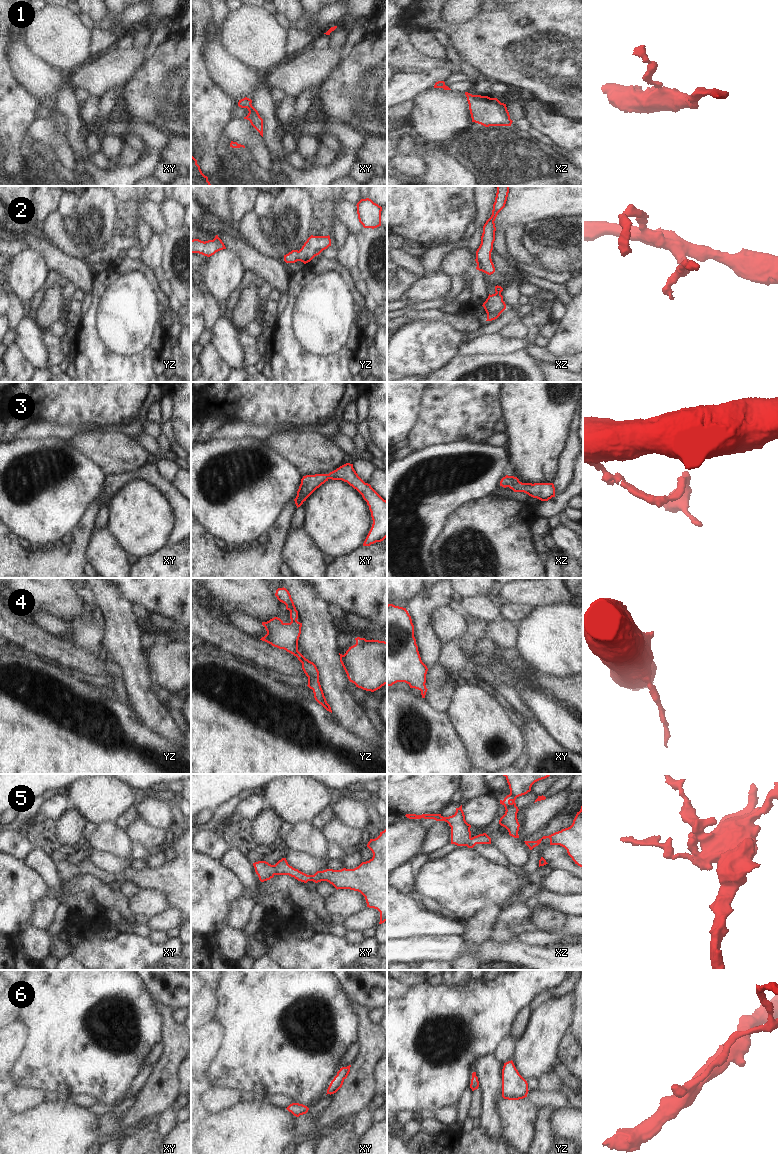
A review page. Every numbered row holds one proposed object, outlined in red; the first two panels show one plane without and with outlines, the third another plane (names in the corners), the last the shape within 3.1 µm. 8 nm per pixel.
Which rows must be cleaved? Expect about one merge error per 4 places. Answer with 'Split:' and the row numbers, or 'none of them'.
Split: none of them

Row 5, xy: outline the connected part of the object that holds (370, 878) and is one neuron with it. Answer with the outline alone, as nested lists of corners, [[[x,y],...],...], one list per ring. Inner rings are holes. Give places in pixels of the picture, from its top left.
[[[387,829],[380,832],[377,838],[370,839],[367,847],[372,851],[373,857],[354,869],[326,869],[307,875],[290,866],[286,858],[275,865],[258,861],[253,866],[261,882],[270,880],[275,875],[289,875],[304,883],[327,881],[337,890],[358,891],[365,897],[367,907],[380,912],[379,924],[382,924],[387,921]]]

